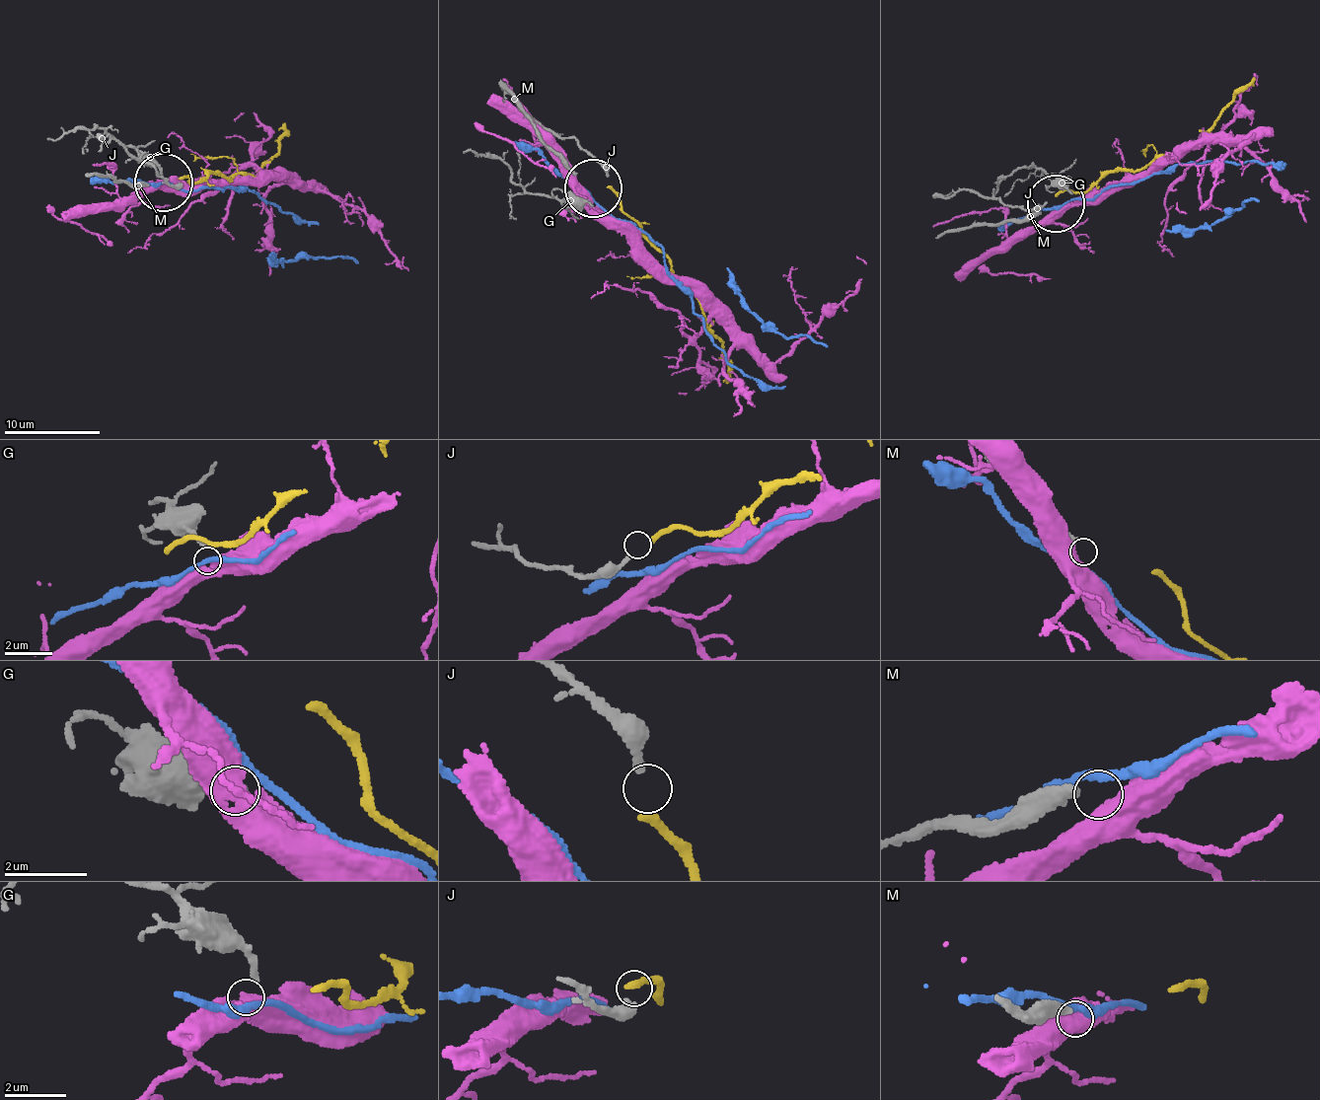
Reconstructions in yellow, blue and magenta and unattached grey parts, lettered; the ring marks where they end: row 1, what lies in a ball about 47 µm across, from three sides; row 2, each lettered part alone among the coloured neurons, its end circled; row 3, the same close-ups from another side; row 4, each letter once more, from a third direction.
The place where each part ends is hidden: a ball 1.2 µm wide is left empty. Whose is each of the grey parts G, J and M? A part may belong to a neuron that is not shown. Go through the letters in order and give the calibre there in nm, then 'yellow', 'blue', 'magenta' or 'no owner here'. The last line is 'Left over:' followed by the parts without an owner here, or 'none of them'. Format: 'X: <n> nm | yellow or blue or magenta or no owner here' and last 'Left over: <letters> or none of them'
G: 200 nm | magenta
J: 240 nm | yellow
M: 320 nm | no owner here
Left over: M

